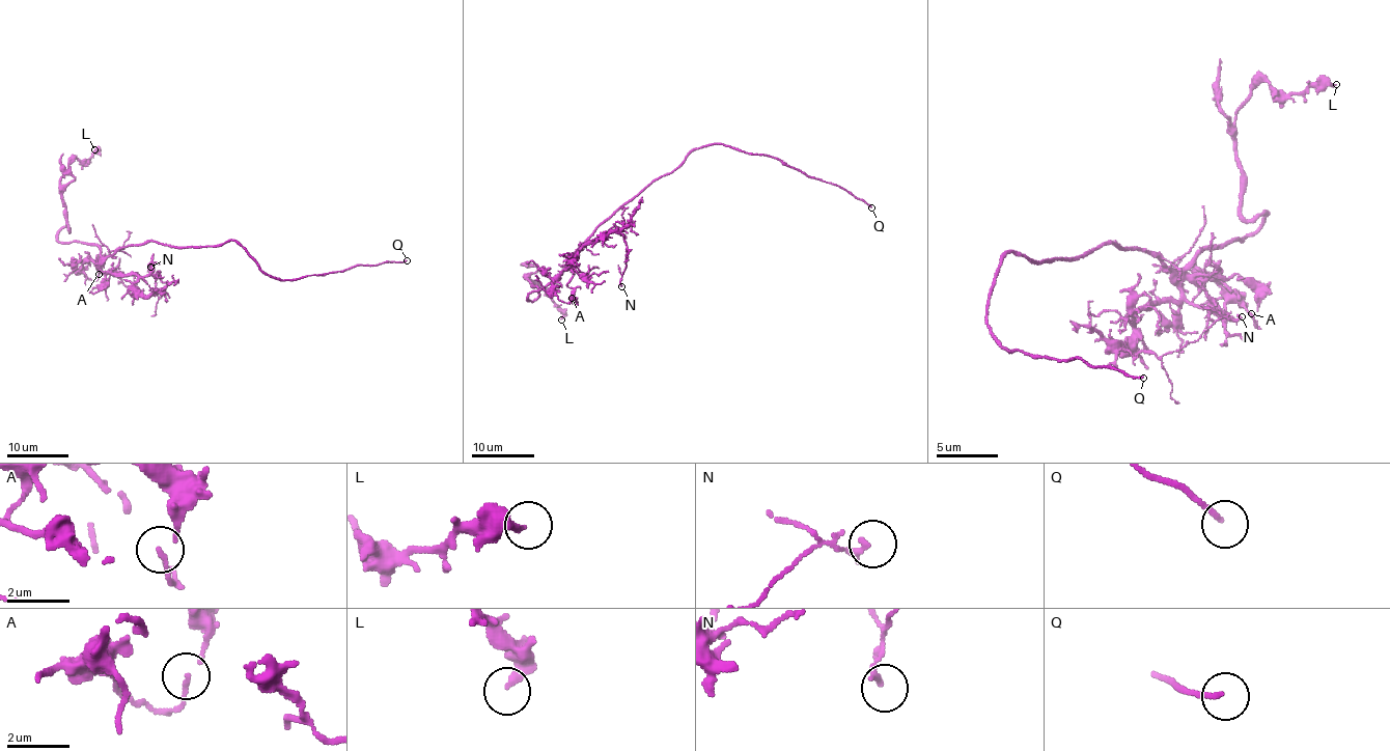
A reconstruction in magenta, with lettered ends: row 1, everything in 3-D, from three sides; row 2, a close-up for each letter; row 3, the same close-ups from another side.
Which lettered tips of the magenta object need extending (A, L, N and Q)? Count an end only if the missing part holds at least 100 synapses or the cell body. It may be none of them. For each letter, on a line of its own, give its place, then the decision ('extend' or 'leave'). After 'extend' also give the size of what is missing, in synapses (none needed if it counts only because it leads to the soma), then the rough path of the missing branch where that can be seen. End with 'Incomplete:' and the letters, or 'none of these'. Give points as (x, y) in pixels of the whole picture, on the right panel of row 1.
A: at (1251, 313); leave
L: at (1336, 84); leave
N: at (1242, 316); leave
Q: at (1143, 378); extend; missing branch runs (1143, 378), (1164, 374)
Incomplete: Q

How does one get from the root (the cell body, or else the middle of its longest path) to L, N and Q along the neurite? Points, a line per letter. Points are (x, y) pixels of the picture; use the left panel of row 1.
L: (163, 245), (148, 241), (107, 256), (58, 240), (70, 230), (60, 178), (94, 149)
N: (163, 245), (148, 241), (120, 248), (100, 268), (105, 273), (121, 275), (149, 296), (157, 293), (150, 267)
Q: (163, 245), (216, 247), (235, 241), (262, 272), (281, 279), (343, 271), (357, 265), (407, 260)

